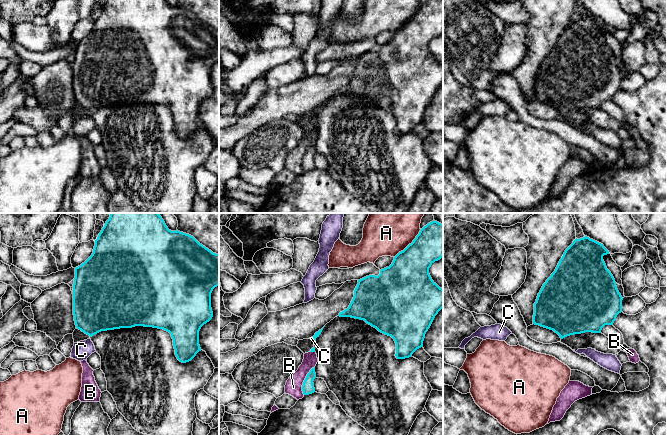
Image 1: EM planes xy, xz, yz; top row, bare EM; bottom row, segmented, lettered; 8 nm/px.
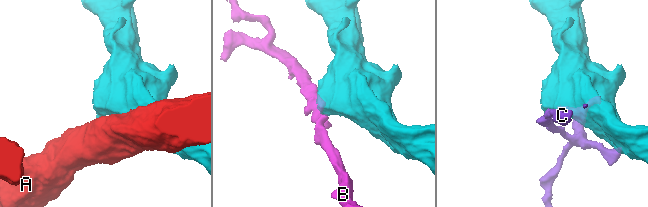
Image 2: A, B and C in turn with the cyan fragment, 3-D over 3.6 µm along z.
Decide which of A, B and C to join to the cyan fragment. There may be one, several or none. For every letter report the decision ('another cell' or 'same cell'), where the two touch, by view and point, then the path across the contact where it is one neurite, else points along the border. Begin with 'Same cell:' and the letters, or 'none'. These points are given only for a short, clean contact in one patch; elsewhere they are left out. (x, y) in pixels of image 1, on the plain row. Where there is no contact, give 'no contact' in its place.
Same cell: none
A: another cell; contact xz (409, 20)
B: another cell; contact xz (304, 156)
C: another cell; contact xz (314, 115); border xz (311, 113), (315, 117)

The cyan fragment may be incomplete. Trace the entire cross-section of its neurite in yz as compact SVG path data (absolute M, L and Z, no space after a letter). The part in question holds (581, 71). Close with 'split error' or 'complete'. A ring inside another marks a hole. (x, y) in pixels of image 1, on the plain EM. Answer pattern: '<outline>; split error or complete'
M587 12L576 14L538 69L533 100L553 106L561 115L585 108L600 109L605 101L612 101L622 88L623 74L603 36L607 30L603 20Z; complete

